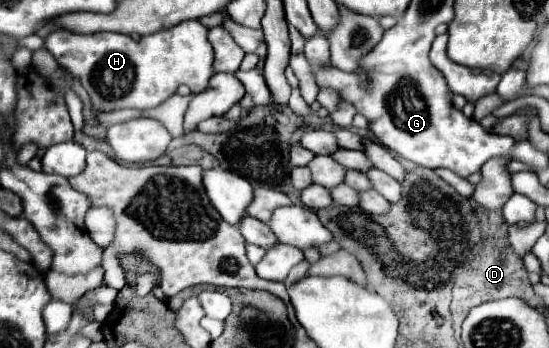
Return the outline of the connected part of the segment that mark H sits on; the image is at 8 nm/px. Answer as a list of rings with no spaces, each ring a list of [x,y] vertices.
[[[198,20],[180,22],[168,30],[142,36],[140,40],[114,32],[72,34],[66,30],[54,30],[46,36],[46,50],[60,66],[80,80],[94,110],[148,110],[176,94],[180,84],[186,84],[192,92],[202,92],[208,86],[208,80],[214,76],[214,52],[206,34],[208,28]]]

